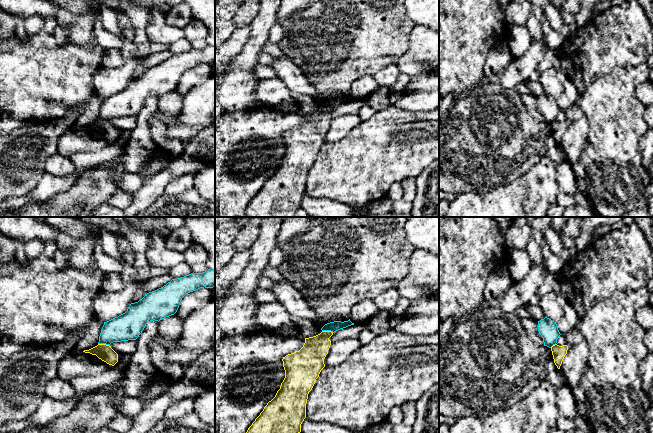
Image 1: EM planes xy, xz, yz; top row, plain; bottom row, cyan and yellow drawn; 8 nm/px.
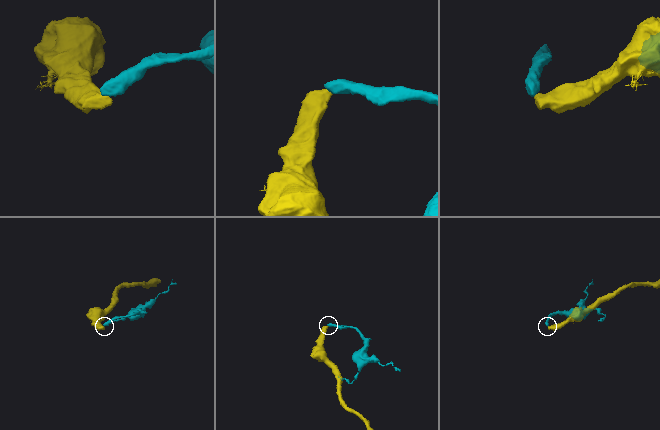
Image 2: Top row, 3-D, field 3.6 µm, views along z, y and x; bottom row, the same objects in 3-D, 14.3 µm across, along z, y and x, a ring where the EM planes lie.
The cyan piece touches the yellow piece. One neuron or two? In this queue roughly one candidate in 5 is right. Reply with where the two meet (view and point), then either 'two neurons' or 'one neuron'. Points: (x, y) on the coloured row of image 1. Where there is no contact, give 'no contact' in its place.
xy (104, 343) | two neurons

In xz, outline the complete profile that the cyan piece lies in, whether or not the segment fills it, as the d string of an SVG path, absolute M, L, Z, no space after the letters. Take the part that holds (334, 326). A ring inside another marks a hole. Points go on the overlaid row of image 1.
M328 316L327 320L329 322L321 328L322 331L331 331L334 333L340 329L354 325L354 323L350 321L350 319L348 321L341 322L336 317Z

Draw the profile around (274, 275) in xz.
M270 266L265 270L264 277L267 277L272 282L286 281L279 270Z

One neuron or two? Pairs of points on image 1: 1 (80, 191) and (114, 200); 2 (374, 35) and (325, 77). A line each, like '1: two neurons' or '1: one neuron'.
1: two neurons
2: one neuron

